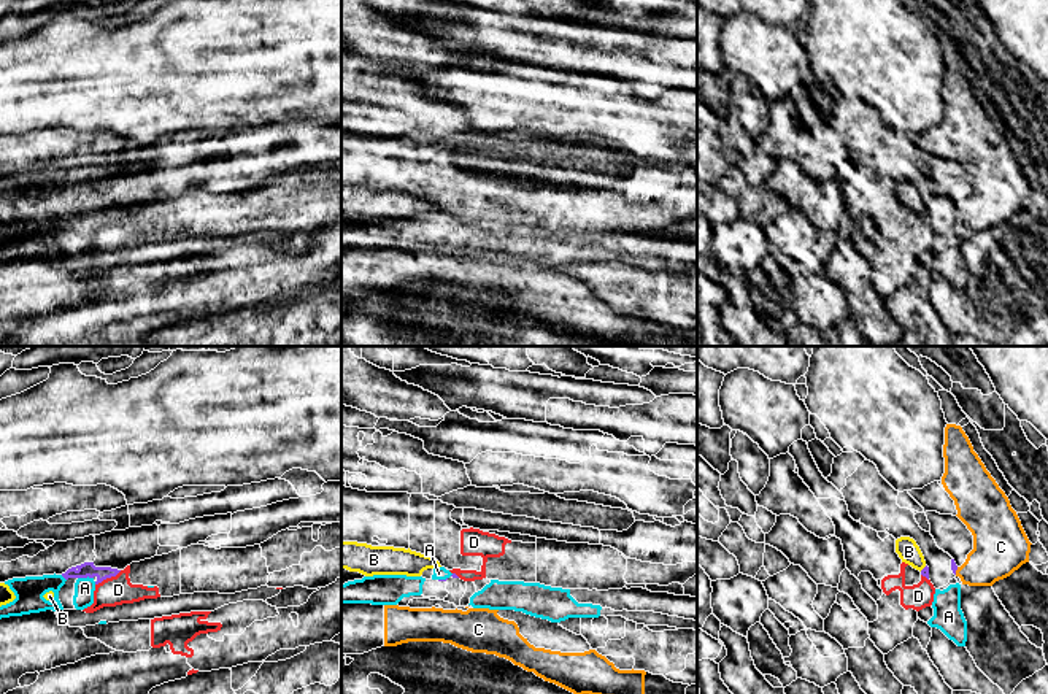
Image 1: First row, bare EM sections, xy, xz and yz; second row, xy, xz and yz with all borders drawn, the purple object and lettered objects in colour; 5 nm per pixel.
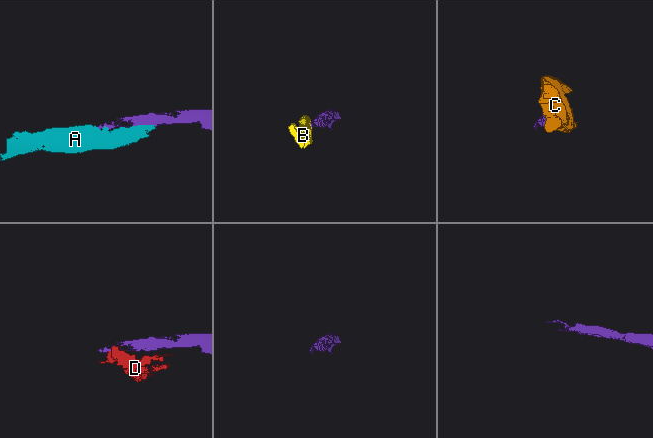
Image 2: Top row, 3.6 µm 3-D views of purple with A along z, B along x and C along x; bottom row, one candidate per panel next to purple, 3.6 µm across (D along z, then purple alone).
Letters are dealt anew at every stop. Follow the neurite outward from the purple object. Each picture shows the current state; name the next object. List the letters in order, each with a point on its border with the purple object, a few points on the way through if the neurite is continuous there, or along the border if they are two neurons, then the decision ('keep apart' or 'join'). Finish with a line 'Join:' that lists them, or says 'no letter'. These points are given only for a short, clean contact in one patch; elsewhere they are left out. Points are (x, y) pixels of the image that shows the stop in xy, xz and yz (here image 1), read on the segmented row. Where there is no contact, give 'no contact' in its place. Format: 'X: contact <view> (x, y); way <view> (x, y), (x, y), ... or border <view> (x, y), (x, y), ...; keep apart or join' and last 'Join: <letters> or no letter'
A: contact xy (84, 577); join
B: contact yz (924, 567); border yz (926, 566), (920, 570); keep apart
C: contact yz (956, 569); keep apart
D: contact xy (108, 577); border xy (121, 570), (96, 585); keep apart
Join: A

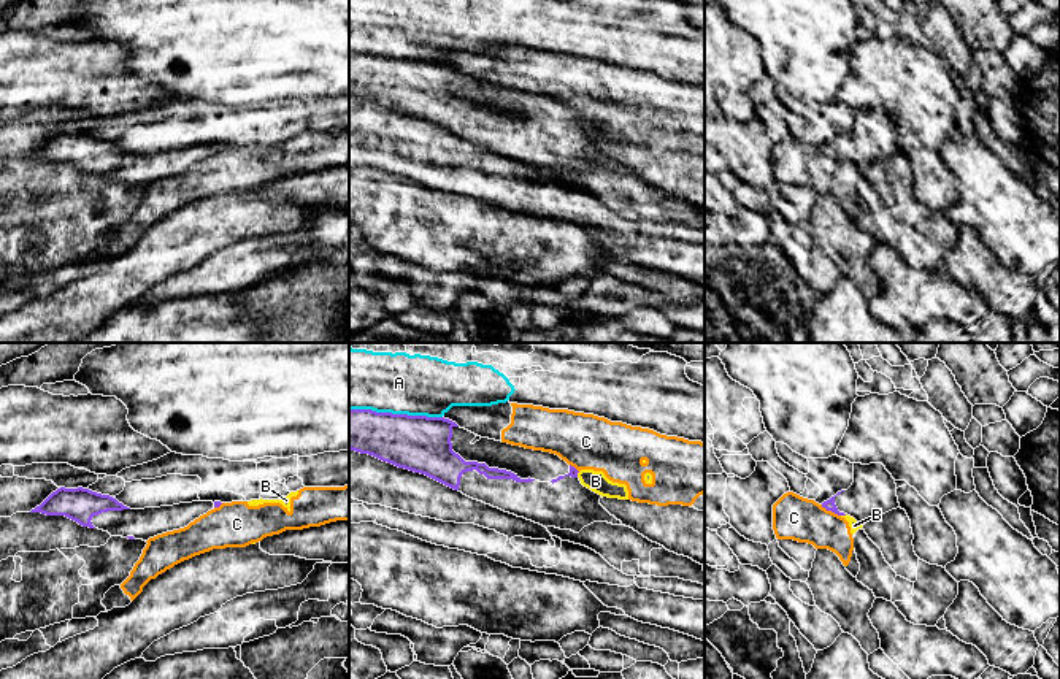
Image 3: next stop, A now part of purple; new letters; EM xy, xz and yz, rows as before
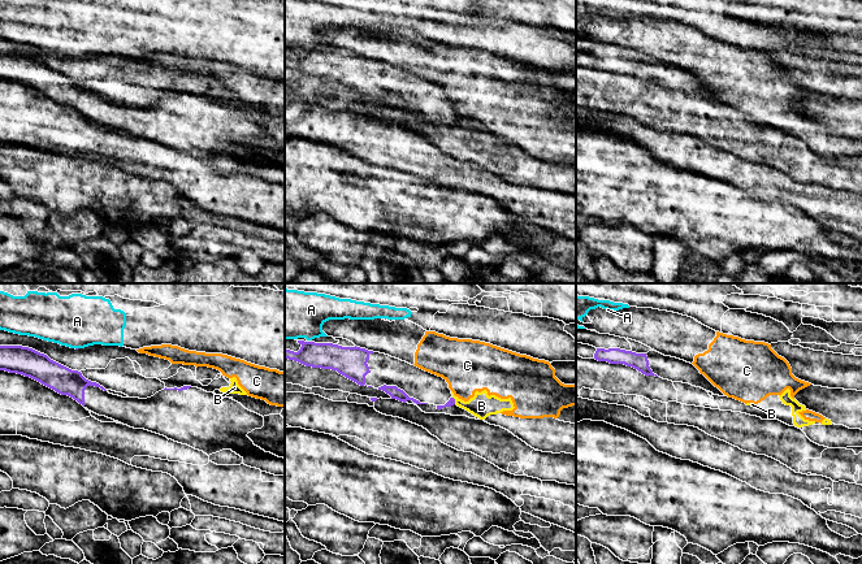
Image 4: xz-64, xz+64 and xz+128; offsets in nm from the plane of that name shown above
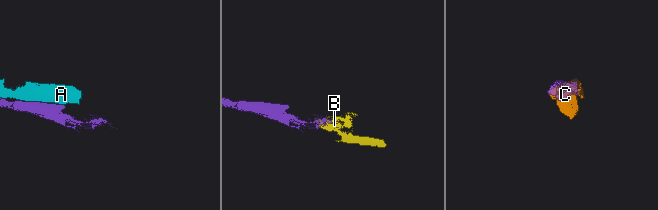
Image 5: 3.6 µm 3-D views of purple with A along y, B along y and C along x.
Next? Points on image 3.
A: contact xz (395, 414); keep apart
B: contact yz (843, 514); border yz (846, 514), (841, 516); keep apart
C: contact yz (830, 510); border yz (821, 505), (840, 516); keep apart
Join: no letter

